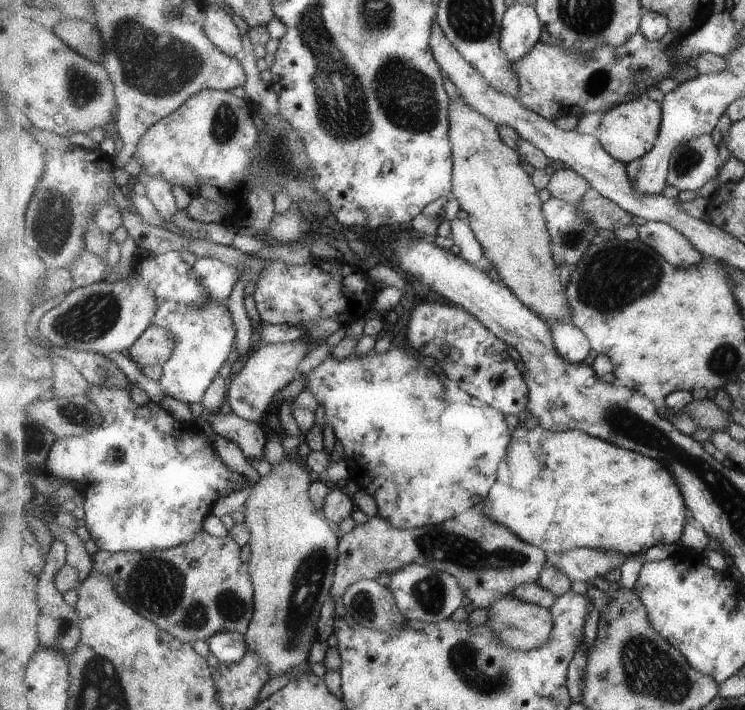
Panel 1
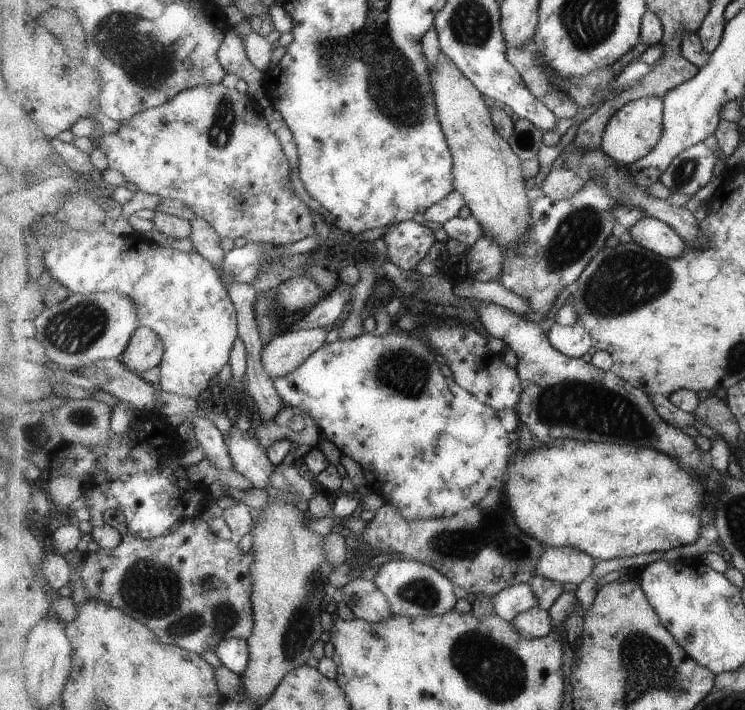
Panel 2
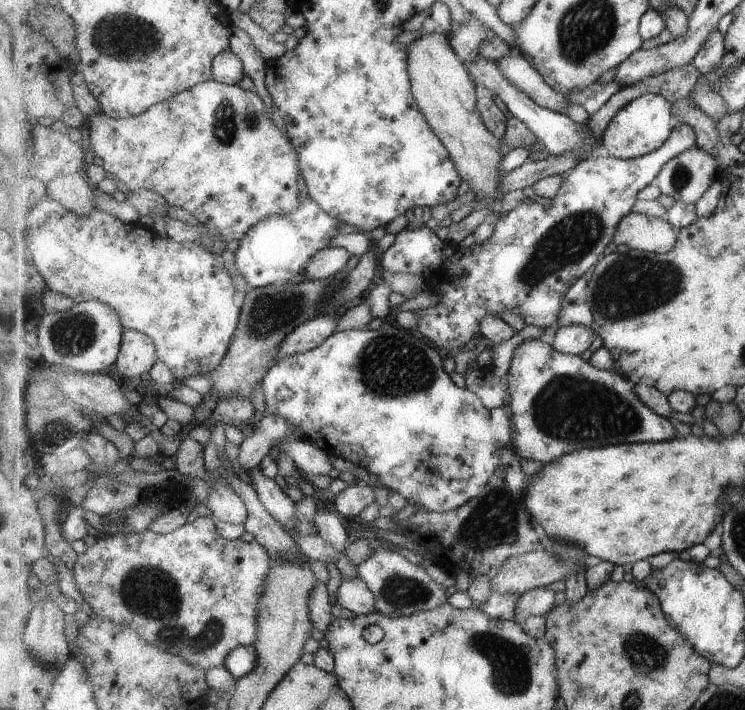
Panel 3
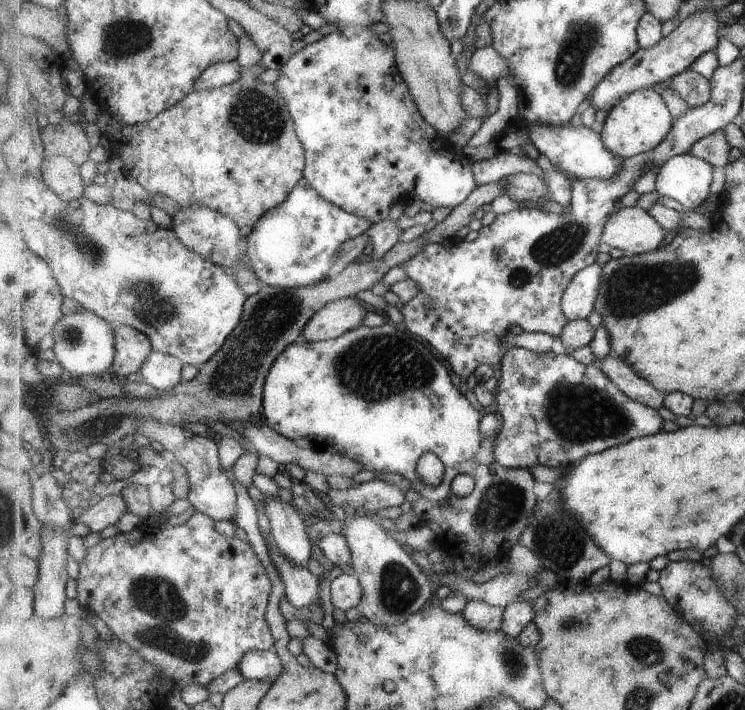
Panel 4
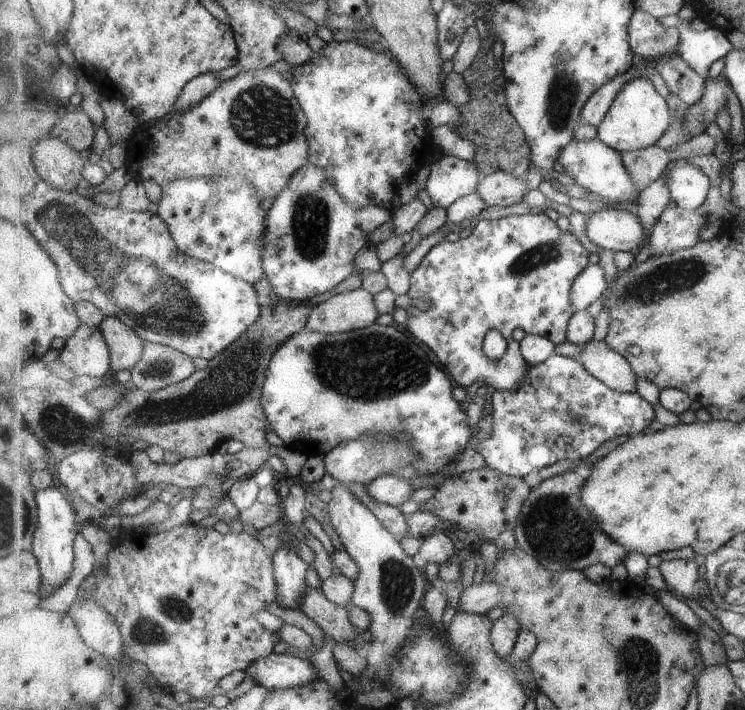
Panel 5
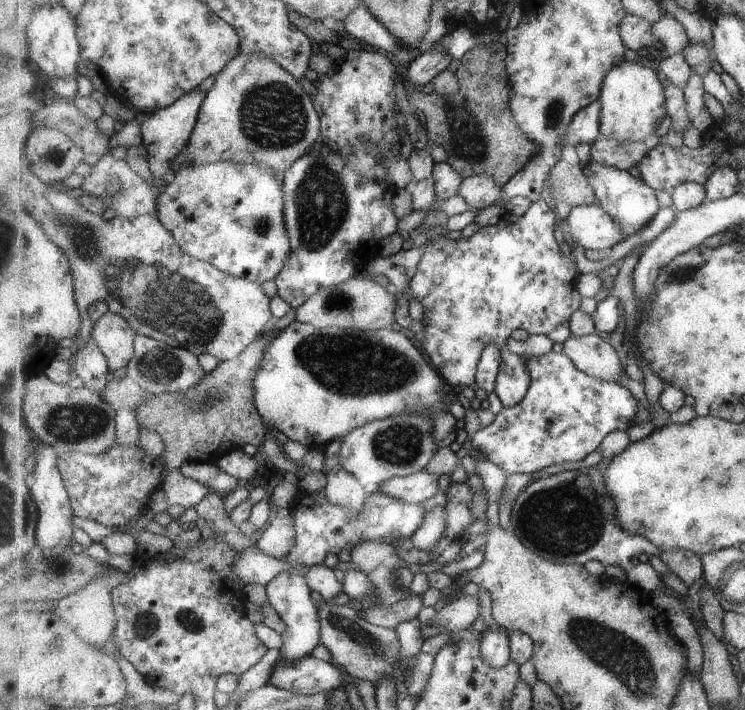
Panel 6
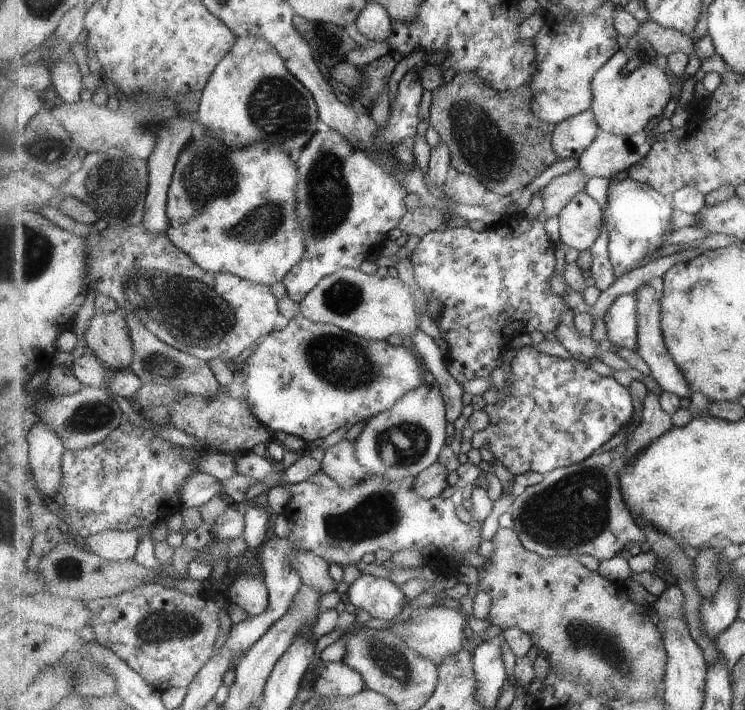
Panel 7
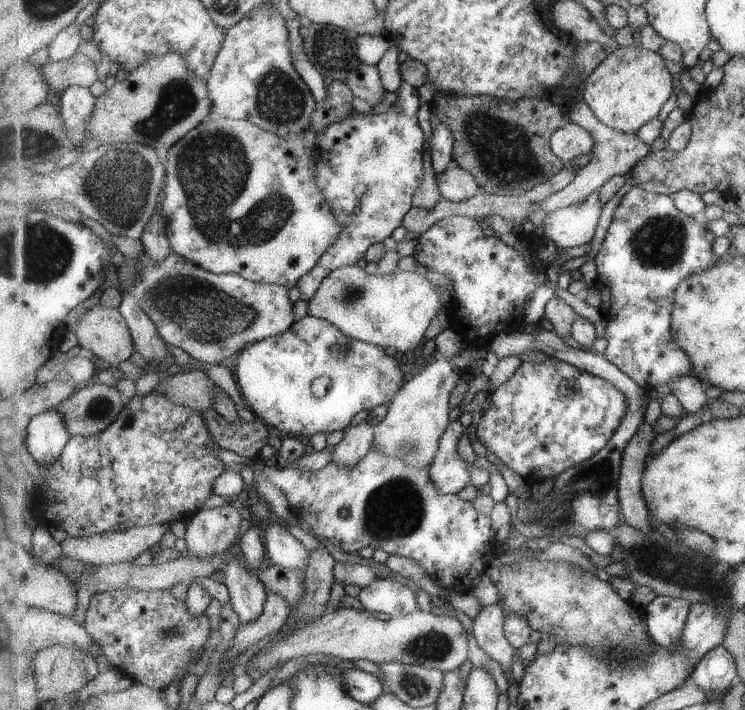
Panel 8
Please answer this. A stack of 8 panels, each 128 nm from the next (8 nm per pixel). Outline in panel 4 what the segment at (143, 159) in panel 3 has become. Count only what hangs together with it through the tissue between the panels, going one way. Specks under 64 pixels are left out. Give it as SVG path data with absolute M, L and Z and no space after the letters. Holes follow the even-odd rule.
M246 76L227 86L213 87L209 88L209 90L193 90L189 95L185 96L181 102L161 112L161 114L157 114L153 120L139 122L133 125L123 124L107 109L100 108L97 114L95 114L95 125L101 133L101 145L108 151L109 155L114 154L121 160L123 163L123 173L129 176L129 178L140 182L151 194L163 194L163 196L172 198L183 208L185 208L185 206L193 206L193 204L201 204L201 206L207 206L207 208L211 208L211 210L221 212L225 217L235 220L235 222L241 226L243 236L246 237L252 232L255 224L258 223L258 220L261 219L263 215L266 215L267 212L273 210L273 208L281 206L283 202L287 202L291 192L295 190L297 184L304 178L304 171L306 170L305 147L297 136L295 123L293 118L291 118L291 113L287 110L285 98L281 96L281 92L273 86L273 83L261 82L261 80L255 76Z

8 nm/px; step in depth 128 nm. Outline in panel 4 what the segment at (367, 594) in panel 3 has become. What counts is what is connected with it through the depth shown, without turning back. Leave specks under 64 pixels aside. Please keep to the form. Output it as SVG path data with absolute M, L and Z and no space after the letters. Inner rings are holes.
M341 574L330 582L332 604L344 612L358 609L363 600L363 586L356 574Z

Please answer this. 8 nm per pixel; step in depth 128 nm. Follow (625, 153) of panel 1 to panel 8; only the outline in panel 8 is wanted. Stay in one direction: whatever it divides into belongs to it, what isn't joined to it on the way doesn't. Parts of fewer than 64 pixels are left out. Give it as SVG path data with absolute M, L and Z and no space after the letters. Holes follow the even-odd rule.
M640 44L630 47L616 47L614 51L595 69L583 84L583 99L597 115L597 118L615 130L633 134L641 126L653 118L657 118L665 102L671 98L673 90L673 76L665 64L665 59L652 50L643 48Z

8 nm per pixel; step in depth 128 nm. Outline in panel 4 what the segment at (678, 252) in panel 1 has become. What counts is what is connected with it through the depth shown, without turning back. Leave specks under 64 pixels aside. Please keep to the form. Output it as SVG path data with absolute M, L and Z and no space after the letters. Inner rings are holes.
M625 207L609 216L603 243L618 248L627 256L641 255L663 247L667 230L654 216L640 207Z

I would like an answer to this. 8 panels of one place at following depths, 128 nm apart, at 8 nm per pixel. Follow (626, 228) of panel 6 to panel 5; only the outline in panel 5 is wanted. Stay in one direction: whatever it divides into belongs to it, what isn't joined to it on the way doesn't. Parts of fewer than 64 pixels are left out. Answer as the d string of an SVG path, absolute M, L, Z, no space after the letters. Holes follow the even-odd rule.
M599 138L591 140L591 142L579 142L579 140L571 140L569 146L565 146L561 150L561 156L555 162L556 166L563 166L565 172L573 182L579 184L583 188L590 190L599 198L608 200L609 203L616 203L618 207L626 207L630 209L630 203L639 202L642 192L633 182L630 172L627 172L625 164L623 164L622 154L611 146L607 146Z

